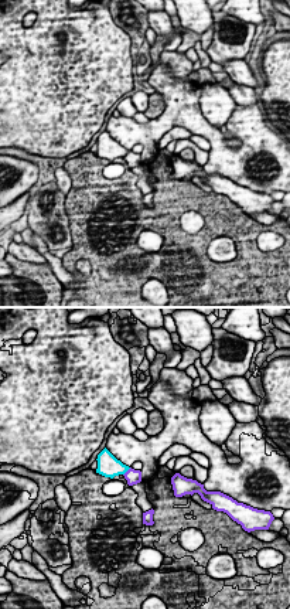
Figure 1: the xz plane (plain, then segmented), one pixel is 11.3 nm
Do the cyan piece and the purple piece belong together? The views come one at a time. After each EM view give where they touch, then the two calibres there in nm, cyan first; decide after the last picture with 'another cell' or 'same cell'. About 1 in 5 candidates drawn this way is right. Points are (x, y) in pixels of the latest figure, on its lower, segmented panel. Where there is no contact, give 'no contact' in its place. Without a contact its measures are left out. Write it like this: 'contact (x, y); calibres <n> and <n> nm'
contact (126, 470); calibres 240 and 160 nm

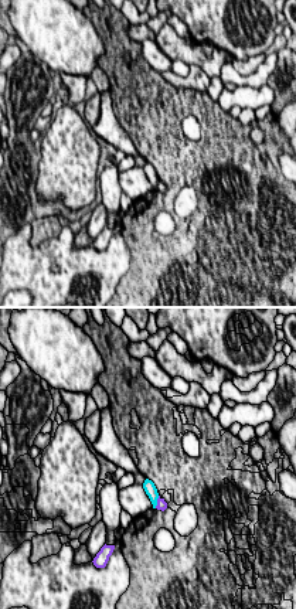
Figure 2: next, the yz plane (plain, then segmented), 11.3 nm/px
contact (156, 502); calibres 130 and 120 nm

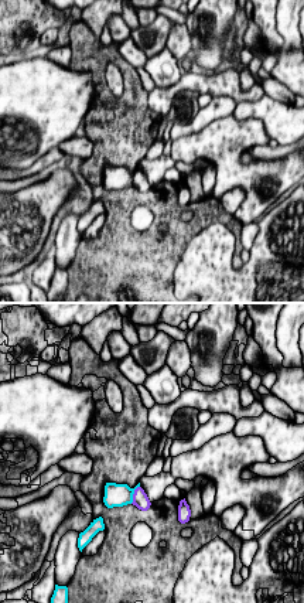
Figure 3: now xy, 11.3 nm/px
contact (133, 493); calibres 260 and 180 nm

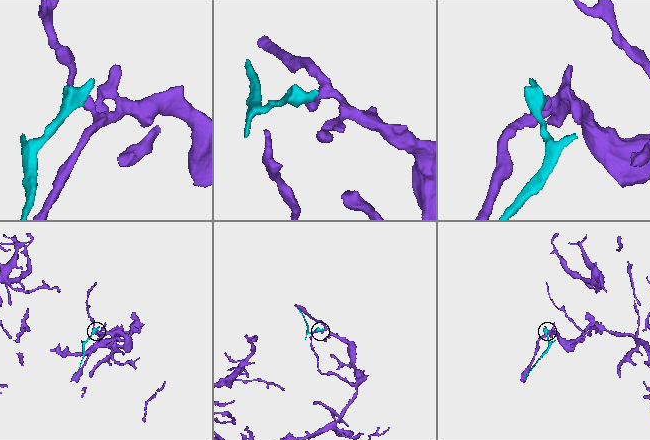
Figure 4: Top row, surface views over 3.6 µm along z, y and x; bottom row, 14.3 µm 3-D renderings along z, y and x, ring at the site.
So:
another cell

